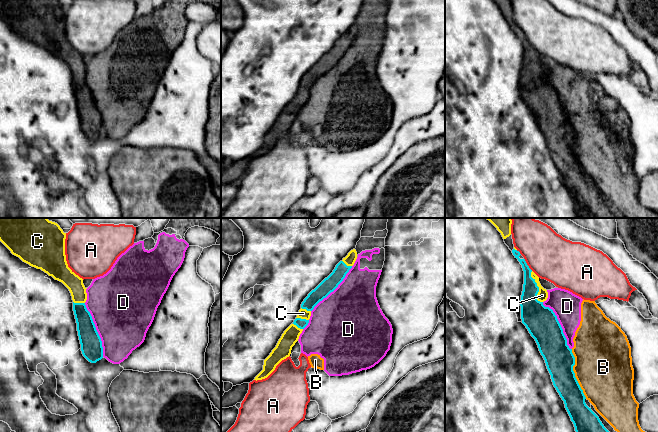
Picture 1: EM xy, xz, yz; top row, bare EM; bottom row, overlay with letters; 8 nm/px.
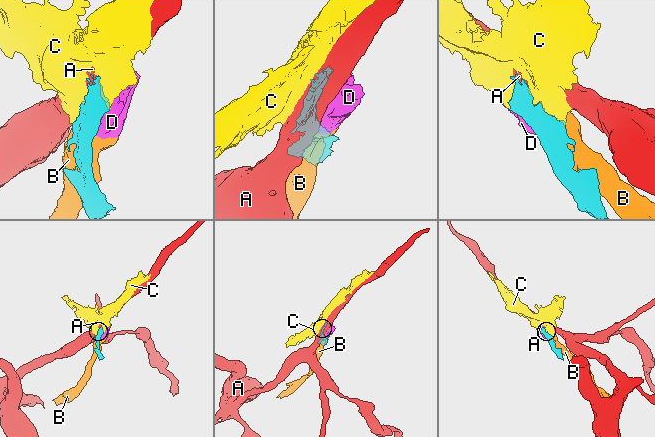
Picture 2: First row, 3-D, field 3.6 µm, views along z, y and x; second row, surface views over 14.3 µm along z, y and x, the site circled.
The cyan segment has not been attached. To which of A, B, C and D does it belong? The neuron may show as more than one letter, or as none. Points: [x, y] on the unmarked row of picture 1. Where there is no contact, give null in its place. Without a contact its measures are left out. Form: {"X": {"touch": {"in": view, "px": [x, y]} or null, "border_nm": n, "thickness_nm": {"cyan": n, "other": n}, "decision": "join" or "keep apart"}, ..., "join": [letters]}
{"A": {"touch": {"in": "yz", "px": [526, 40]}, "border_nm": 120, "thickness_nm": {"cyan": 130, "other": 360}, "decision": "keep apart"}, "B": {"touch": {"in": "yz", "px": [574, 150]}, "border_nm": 420, "thickness_nm": {"cyan": 240, "other": 460}, "decision": "keep apart"}, "C": {"touch": {"in": "yz", "px": [538, 64]}, "border_nm": 280, "thickness_nm": {"cyan": 240, "other": 90}, "decision": "join"}, "D": {"touch": {"in": "xy", "px": [96, 106]}, "border_nm": 460, "thickness_nm": {"cyan": 180, "other": 480}, "decision": "keep apart"}, "join": ["C"]}

